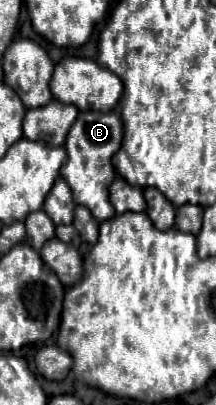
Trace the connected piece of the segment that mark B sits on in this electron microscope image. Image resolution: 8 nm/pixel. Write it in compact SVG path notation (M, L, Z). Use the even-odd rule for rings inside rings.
M79 112L75 124L67 134L67 162L61 166L61 176L67 180L75 204L87 206L99 222L105 222L115 216L115 208L111 208L107 196L107 184L111 184L111 180L115 178L111 158L121 148L121 140L123 124L113 112Z

